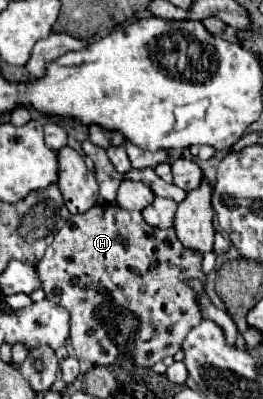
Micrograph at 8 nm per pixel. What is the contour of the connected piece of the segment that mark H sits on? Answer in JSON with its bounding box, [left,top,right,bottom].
[37,205,207,367]

